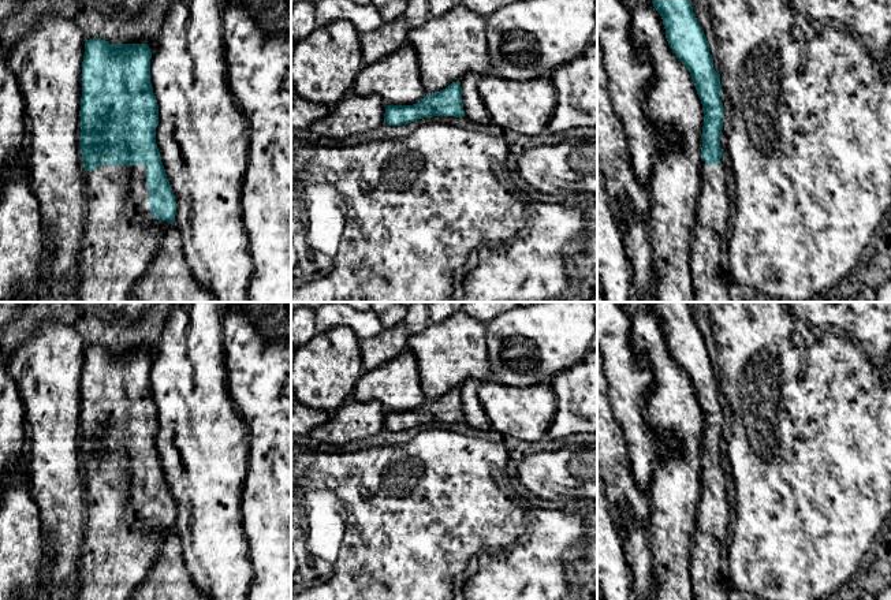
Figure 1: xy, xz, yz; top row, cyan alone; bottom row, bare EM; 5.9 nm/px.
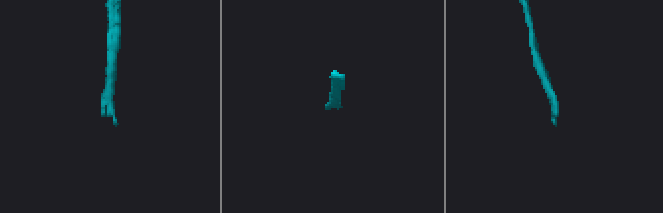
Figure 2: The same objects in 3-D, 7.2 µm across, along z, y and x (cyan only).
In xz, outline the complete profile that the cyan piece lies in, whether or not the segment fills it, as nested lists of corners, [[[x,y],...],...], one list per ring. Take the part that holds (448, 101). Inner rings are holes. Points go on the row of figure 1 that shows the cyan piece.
[[[452,82],[437,93],[428,93],[413,105],[387,105],[384,123],[402,126],[432,116],[465,116],[461,82]]]

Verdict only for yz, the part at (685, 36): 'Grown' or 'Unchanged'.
Grown

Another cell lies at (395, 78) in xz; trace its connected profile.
[[[407,42],[392,55],[364,66],[353,87],[355,94],[376,94],[387,105],[413,105],[428,94],[421,82],[417,52]]]

